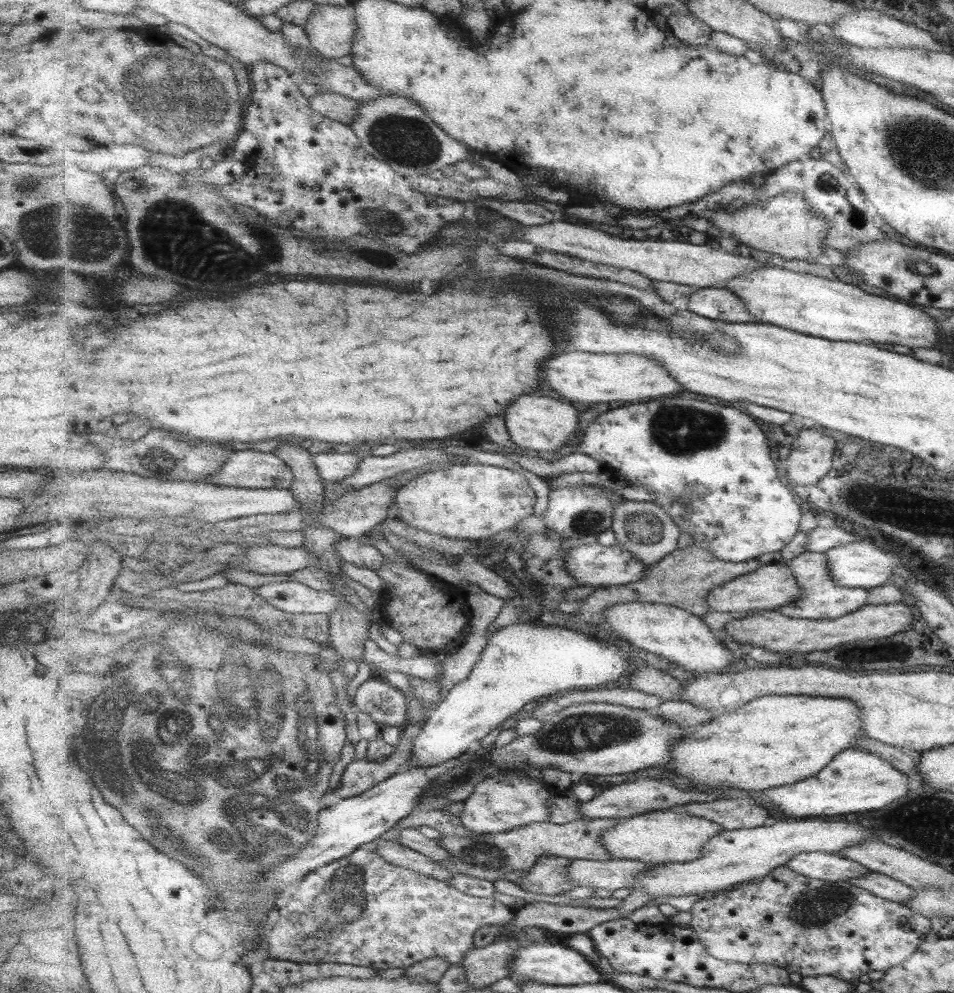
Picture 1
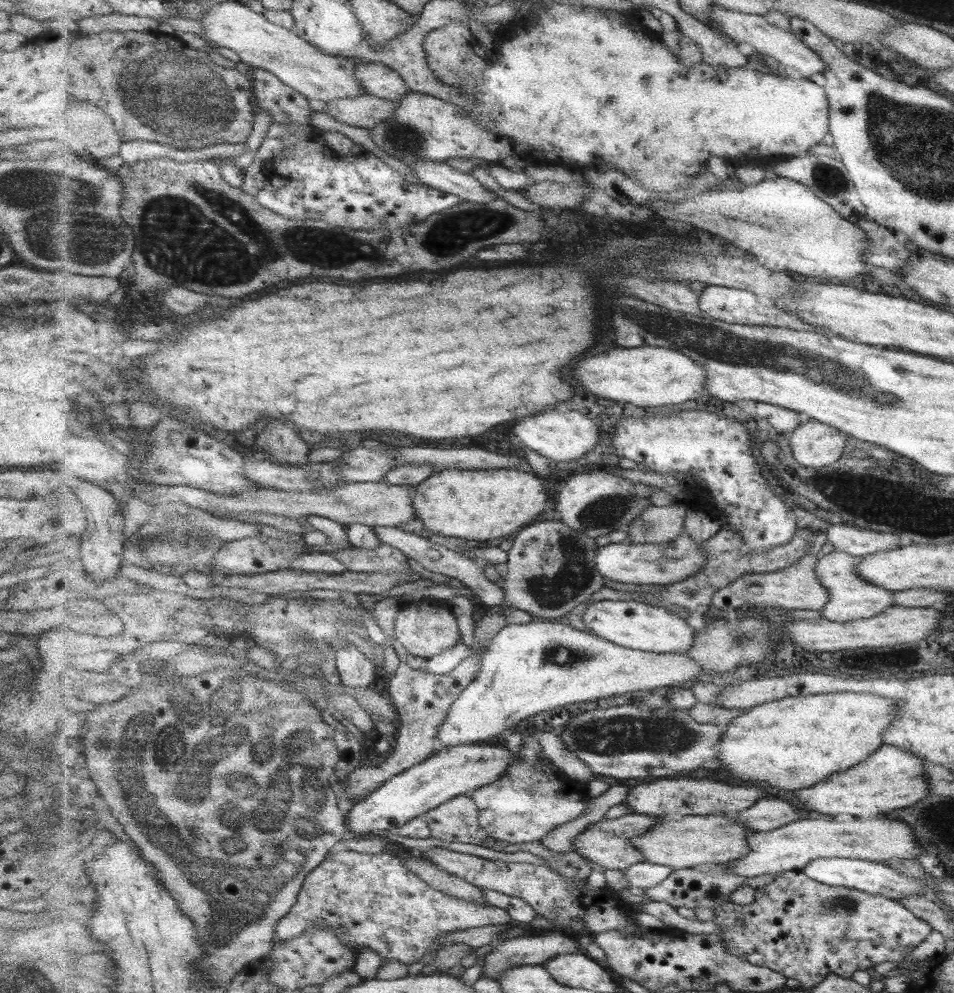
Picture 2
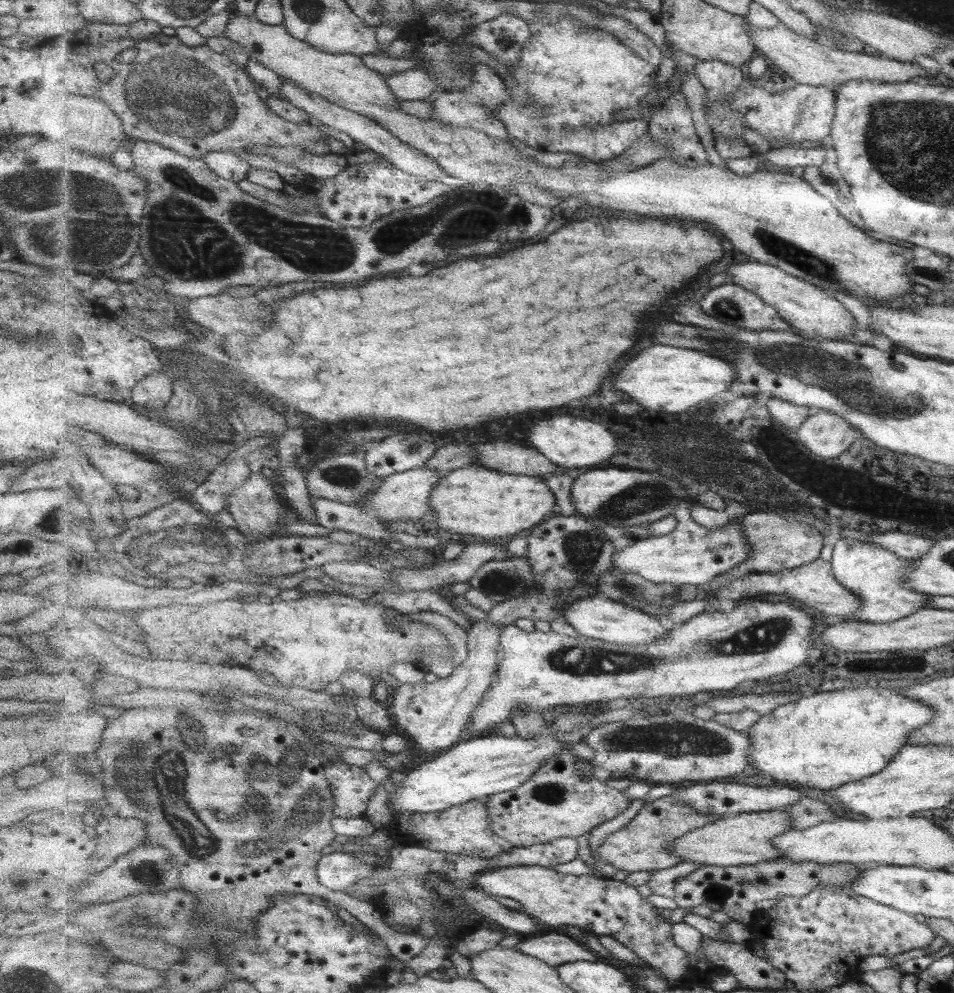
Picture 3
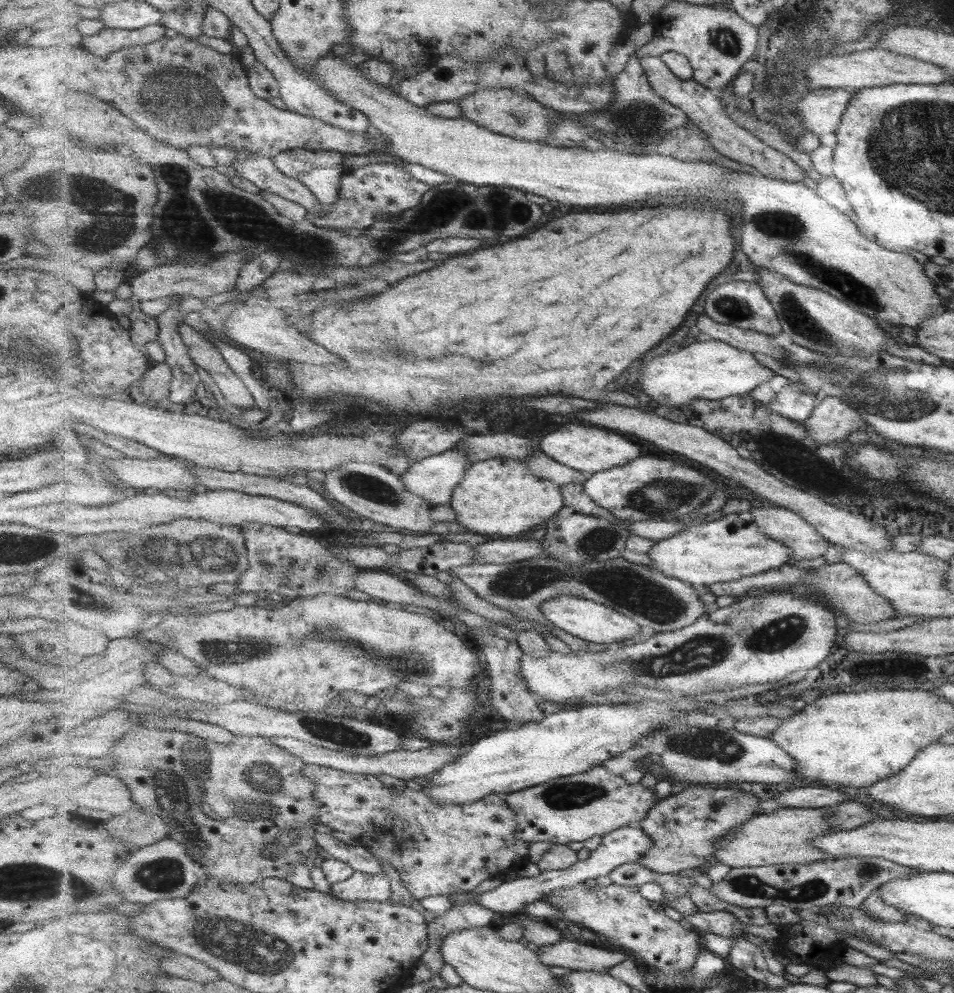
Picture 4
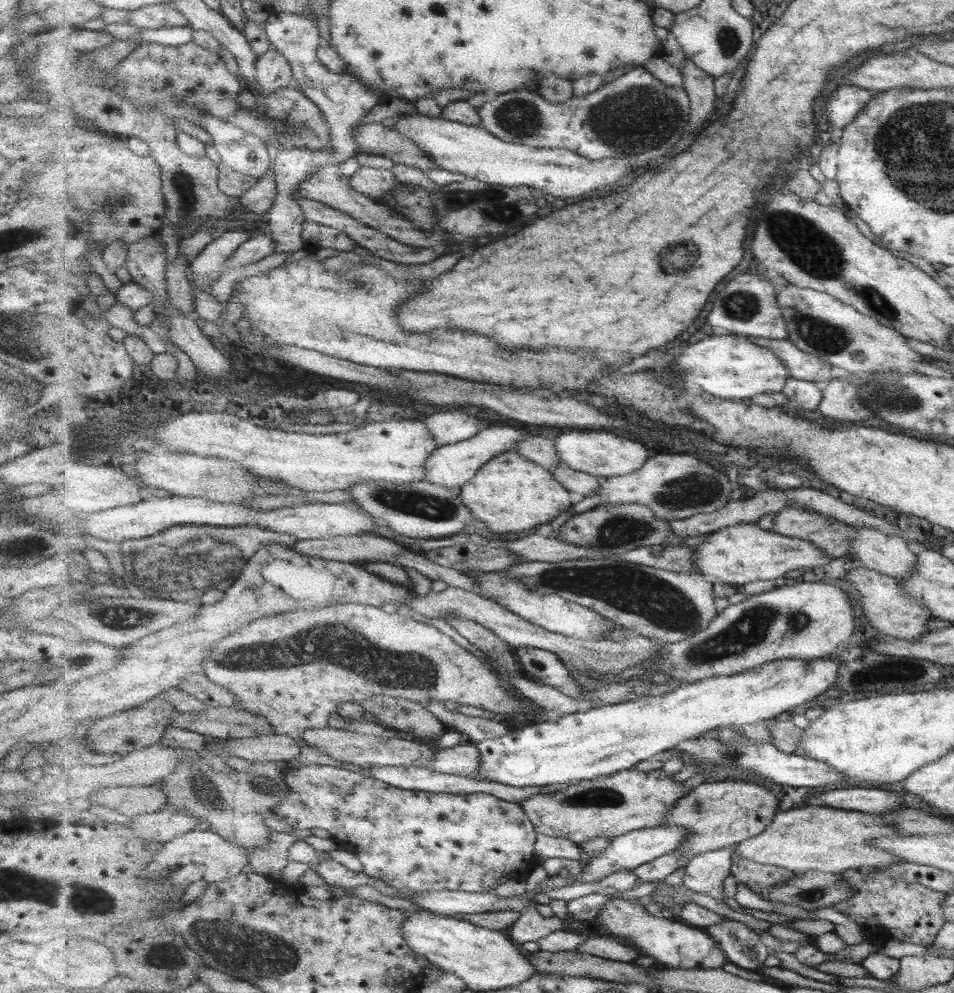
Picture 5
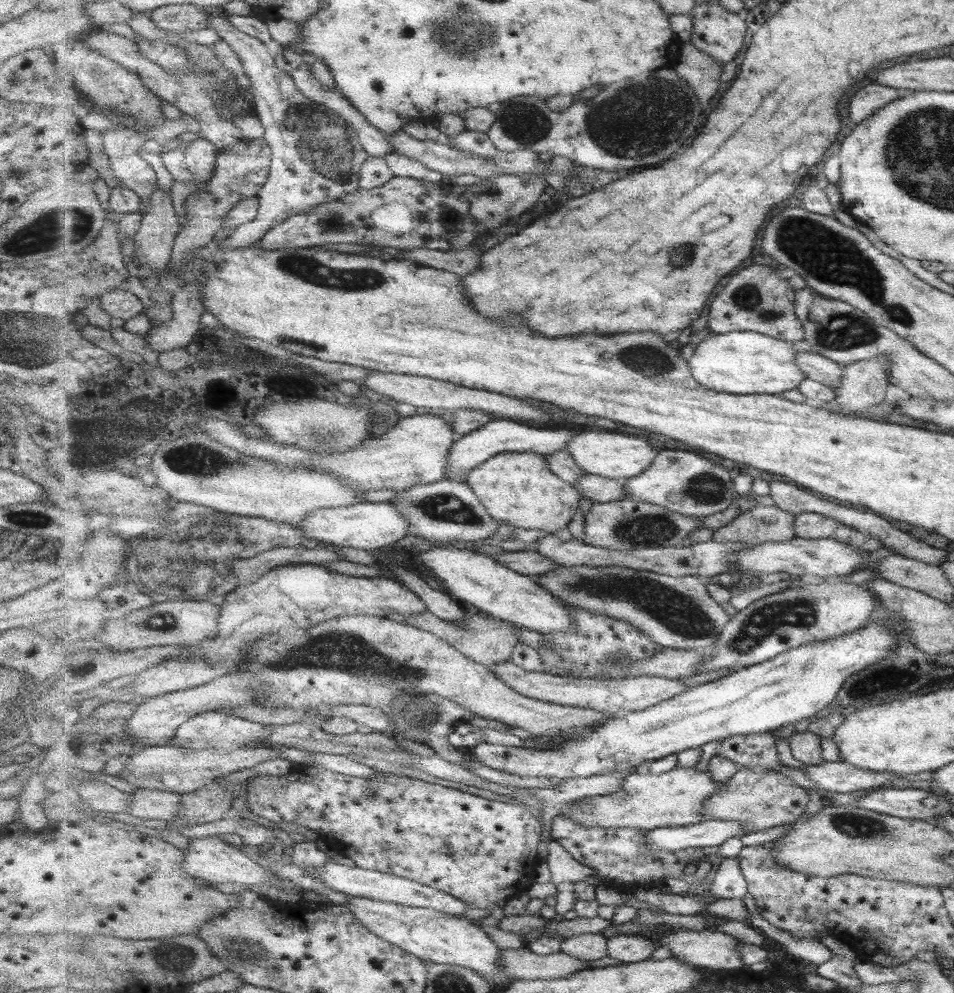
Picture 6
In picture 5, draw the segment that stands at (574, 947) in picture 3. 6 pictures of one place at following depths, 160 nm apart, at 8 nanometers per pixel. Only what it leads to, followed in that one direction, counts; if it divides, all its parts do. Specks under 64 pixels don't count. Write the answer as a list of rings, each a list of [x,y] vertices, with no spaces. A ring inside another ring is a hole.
[[[590,936],[577,951],[621,962],[633,962],[642,955],[639,949],[613,936]]]

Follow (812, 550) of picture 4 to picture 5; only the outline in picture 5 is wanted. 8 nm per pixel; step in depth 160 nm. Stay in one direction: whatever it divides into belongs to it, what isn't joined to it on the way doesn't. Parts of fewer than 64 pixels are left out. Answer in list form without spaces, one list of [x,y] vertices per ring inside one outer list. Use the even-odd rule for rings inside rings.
[[[789,507],[776,514],[774,530],[789,538],[813,542],[831,558],[841,558],[851,553],[849,541],[854,536],[851,527],[799,507]]]

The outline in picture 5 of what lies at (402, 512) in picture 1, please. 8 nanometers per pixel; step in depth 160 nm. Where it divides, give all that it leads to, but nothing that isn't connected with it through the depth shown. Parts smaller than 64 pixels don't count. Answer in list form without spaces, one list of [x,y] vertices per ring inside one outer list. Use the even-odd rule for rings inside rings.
[[[509,450],[486,462],[478,473],[462,486],[460,495],[479,522],[485,522],[491,532],[508,534],[508,532],[531,530],[531,528],[547,524],[551,520],[555,520],[557,516],[561,516],[563,512],[567,512],[573,506],[569,491],[546,467],[539,466],[539,463],[535,464],[517,451]]]

